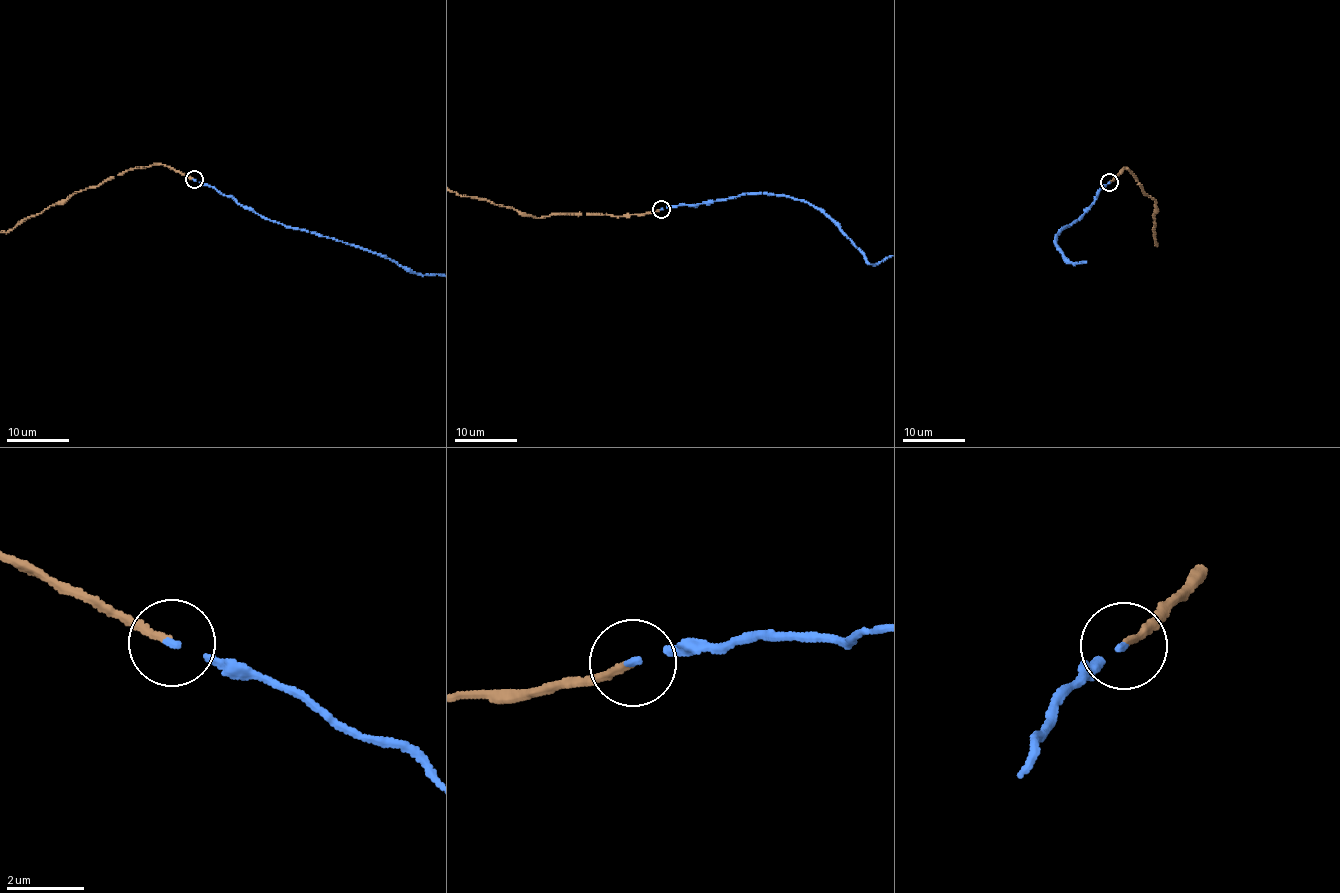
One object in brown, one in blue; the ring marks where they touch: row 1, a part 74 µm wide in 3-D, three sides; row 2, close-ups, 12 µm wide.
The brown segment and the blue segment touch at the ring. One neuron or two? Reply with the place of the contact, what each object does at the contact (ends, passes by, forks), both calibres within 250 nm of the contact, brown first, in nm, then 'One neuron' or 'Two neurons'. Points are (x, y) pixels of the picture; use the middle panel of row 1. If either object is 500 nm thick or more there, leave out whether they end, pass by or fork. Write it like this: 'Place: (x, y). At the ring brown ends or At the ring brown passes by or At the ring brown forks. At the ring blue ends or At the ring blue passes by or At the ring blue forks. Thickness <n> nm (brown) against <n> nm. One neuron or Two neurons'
Place: (661, 209). At the ring brown ends. At the ring blue ends. Thickness 160 nm (brown) against 120 nm. One neuron

